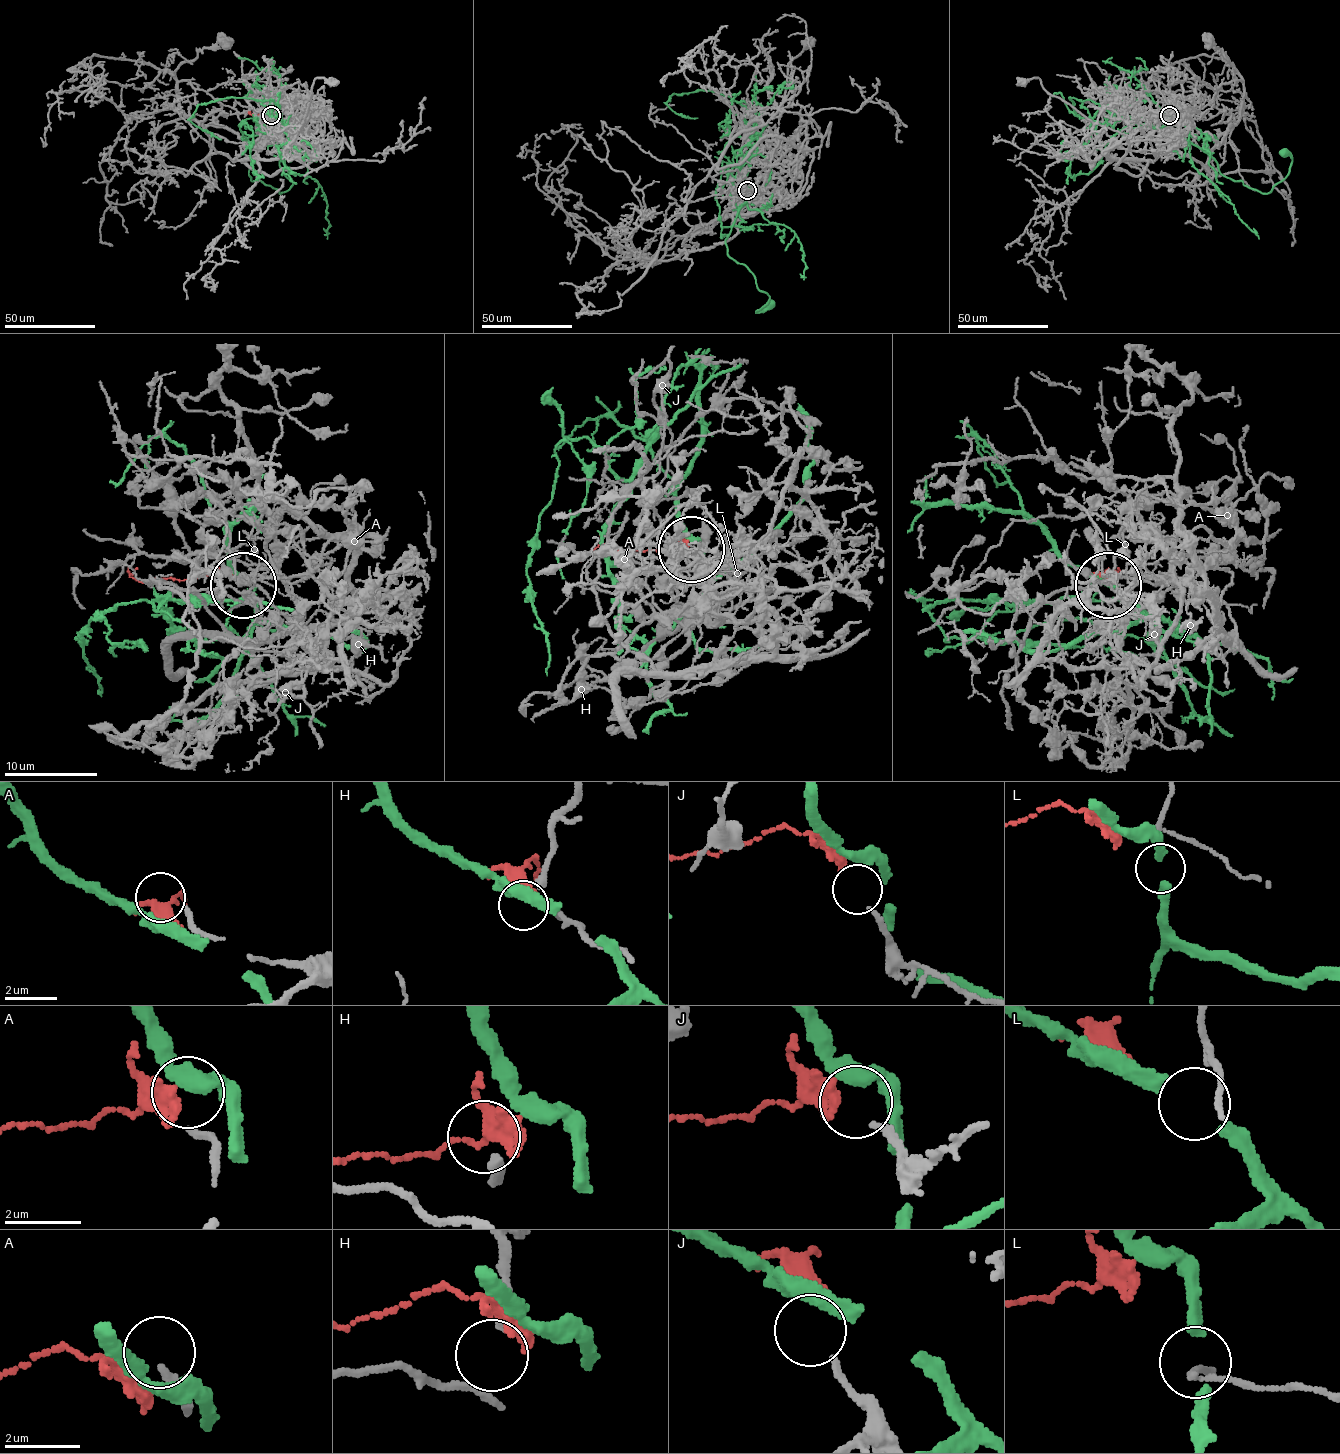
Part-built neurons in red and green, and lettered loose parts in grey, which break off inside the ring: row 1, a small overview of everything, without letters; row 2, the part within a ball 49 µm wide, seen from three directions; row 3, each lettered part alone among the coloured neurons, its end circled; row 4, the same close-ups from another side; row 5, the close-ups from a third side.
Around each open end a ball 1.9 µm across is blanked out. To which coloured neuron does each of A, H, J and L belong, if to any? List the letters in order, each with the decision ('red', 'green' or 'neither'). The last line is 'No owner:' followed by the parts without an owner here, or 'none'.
A: neither
H: neither
J: red
L: green
No owner: A, H

